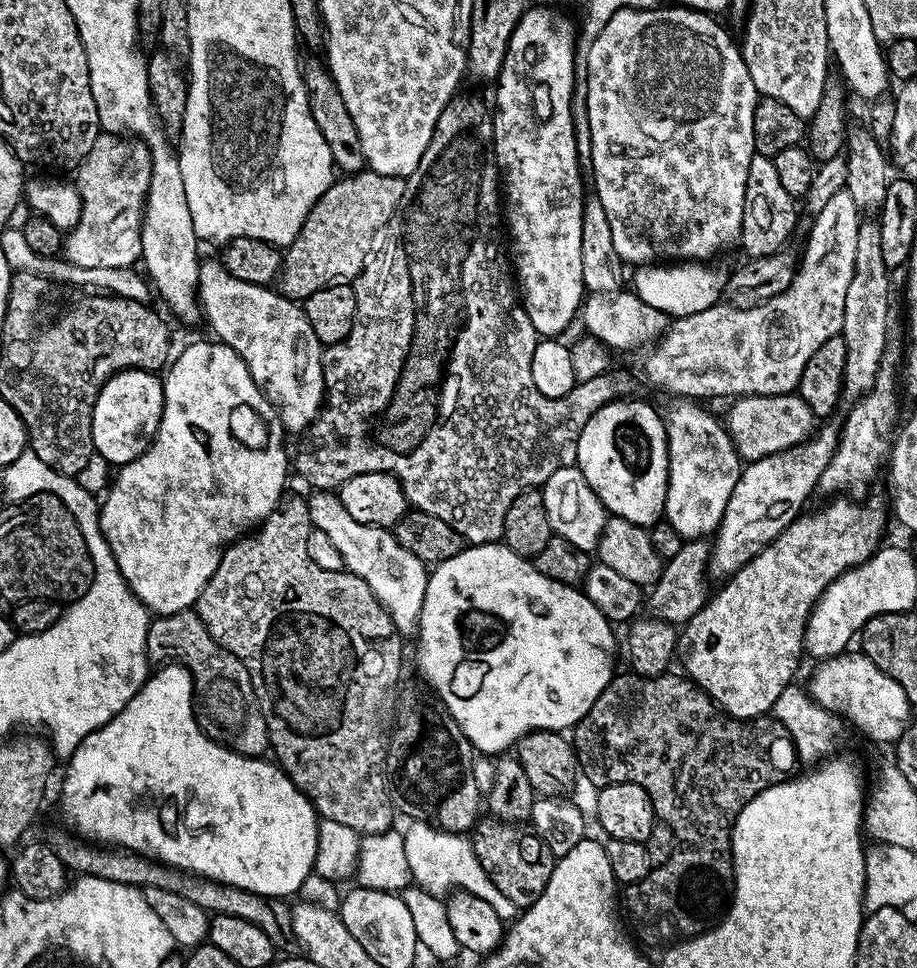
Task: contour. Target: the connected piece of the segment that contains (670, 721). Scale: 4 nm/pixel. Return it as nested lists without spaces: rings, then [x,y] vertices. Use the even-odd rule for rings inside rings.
[[[624,670],[621,676],[620,673],[613,675],[611,682],[606,685],[600,697],[594,702],[594,706],[590,706],[588,713],[576,723],[570,736],[572,747],[576,749],[576,763],[583,779],[585,776],[590,783],[596,784],[597,789],[605,788],[611,784],[642,786],[642,790],[646,790],[646,794],[650,794],[650,802],[652,809],[656,812],[657,821],[670,826],[676,839],[676,850],[665,864],[653,867],[652,871],[646,874],[646,878],[642,878],[642,882],[627,885],[622,892],[623,911],[626,916],[626,911],[628,911],[628,916],[632,919],[637,934],[648,944],[656,944],[659,940],[676,942],[681,938],[701,936],[703,932],[708,931],[713,923],[712,915],[716,911],[719,913],[729,903],[732,894],[732,824],[746,806],[746,802],[755,798],[757,792],[775,784],[781,784],[783,780],[789,779],[797,771],[797,769],[795,770],[796,766],[798,767],[795,742],[792,740],[791,734],[771,715],[755,716],[753,720],[735,720],[733,716],[729,716],[727,712],[717,708],[712,703],[712,699],[694,681],[689,680],[687,675],[672,675],[665,674],[645,678],[628,670]]]

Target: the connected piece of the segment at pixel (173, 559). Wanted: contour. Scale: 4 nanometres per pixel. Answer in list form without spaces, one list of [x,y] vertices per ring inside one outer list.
[[[215,339],[200,340],[197,344],[188,344],[171,361],[167,369],[168,376],[164,381],[164,413],[156,431],[156,437],[148,445],[143,454],[134,458],[128,464],[119,465],[110,487],[100,504],[100,529],[118,562],[118,570],[122,578],[130,586],[130,590],[143,602],[149,613],[165,616],[174,614],[178,610],[192,608],[206,582],[218,570],[218,562],[222,558],[224,549],[229,544],[240,539],[241,536],[251,533],[257,526],[263,524],[264,519],[274,510],[274,506],[285,495],[284,479],[290,476],[290,452],[284,449],[284,423],[276,413],[276,407],[264,396],[264,391],[257,386],[246,362],[233,348],[217,342]]]

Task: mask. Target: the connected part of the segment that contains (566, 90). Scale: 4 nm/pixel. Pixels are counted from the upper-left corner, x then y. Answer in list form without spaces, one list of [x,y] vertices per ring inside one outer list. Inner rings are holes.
[[[529,7],[522,14],[522,18],[518,22],[518,26],[514,26],[514,34],[510,34],[510,46],[506,50],[506,58],[502,62],[502,70],[500,71],[498,77],[498,83],[495,85],[496,88],[496,104],[494,103],[494,111],[492,114],[492,153],[496,155],[496,166],[497,169],[502,173],[502,196],[503,196],[503,204],[502,204],[502,216],[506,221],[506,228],[512,231],[512,248],[510,244],[510,252],[514,257],[514,272],[518,277],[519,287],[522,289],[522,303],[524,309],[526,310],[526,314],[530,318],[530,322],[534,326],[534,330],[536,331],[537,337],[540,338],[556,338],[561,334],[560,332],[564,332],[568,327],[572,324],[572,319],[577,319],[578,311],[581,309],[582,301],[586,296],[586,289],[584,286],[584,279],[582,278],[582,214],[584,213],[584,201],[586,199],[586,191],[584,192],[584,180],[580,177],[580,151],[581,149],[575,142],[575,130],[574,130],[574,122],[571,118],[571,96],[572,96],[572,87],[574,86],[575,80],[575,70],[574,64],[576,63],[575,54],[576,54],[576,37],[578,35],[577,29],[572,28],[572,24],[567,20],[564,16],[559,16],[556,12],[551,12],[548,8],[532,8]]]

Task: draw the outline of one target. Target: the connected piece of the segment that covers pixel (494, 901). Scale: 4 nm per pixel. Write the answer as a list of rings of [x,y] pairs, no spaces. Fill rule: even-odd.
[[[420,822],[424,824],[412,824],[404,832],[406,842],[406,859],[410,862],[412,878],[417,888],[425,888],[430,894],[444,898],[453,890],[469,892],[482,902],[490,902],[494,910],[500,915],[501,920],[511,922],[516,919],[518,909],[494,882],[482,870],[478,858],[474,854],[474,846],[467,835],[458,832],[444,832],[437,828],[435,823]]]

